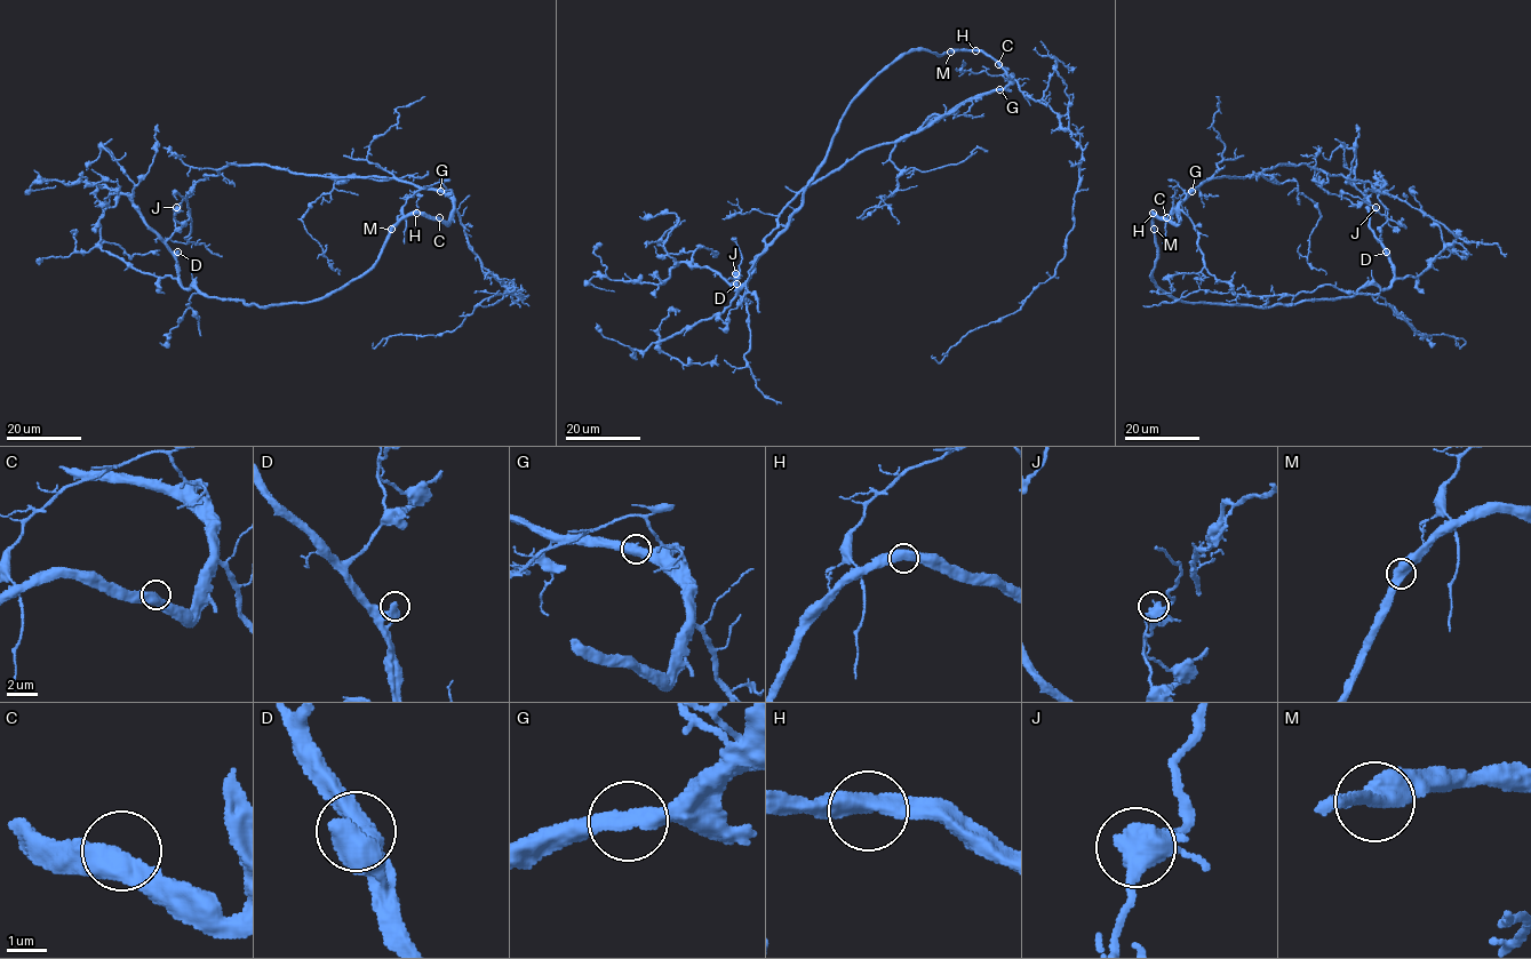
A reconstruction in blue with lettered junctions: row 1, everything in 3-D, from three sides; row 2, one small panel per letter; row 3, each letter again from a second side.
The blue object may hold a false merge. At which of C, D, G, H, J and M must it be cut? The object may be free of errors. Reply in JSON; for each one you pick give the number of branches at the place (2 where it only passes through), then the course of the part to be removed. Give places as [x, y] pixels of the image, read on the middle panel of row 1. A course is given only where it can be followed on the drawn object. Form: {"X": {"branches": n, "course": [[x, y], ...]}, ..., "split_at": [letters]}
{"split_at": []}

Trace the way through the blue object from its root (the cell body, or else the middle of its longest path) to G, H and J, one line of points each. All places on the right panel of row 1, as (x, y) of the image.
G: (1155, 236), (1153, 214), (1177, 223), (1178, 206), (1191, 191)
H: (1155, 236), (1153, 213)
J: (1155, 236), (1153, 279), (1185, 302), (1337, 300), (1392, 284), (1394, 265), (1380, 237), (1387, 217), (1376, 207)

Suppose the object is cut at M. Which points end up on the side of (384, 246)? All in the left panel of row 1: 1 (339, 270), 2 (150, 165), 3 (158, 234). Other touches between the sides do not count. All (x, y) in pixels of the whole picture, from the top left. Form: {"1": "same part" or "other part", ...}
{"1": "other part", "2": "same part", "3": "same part"}

